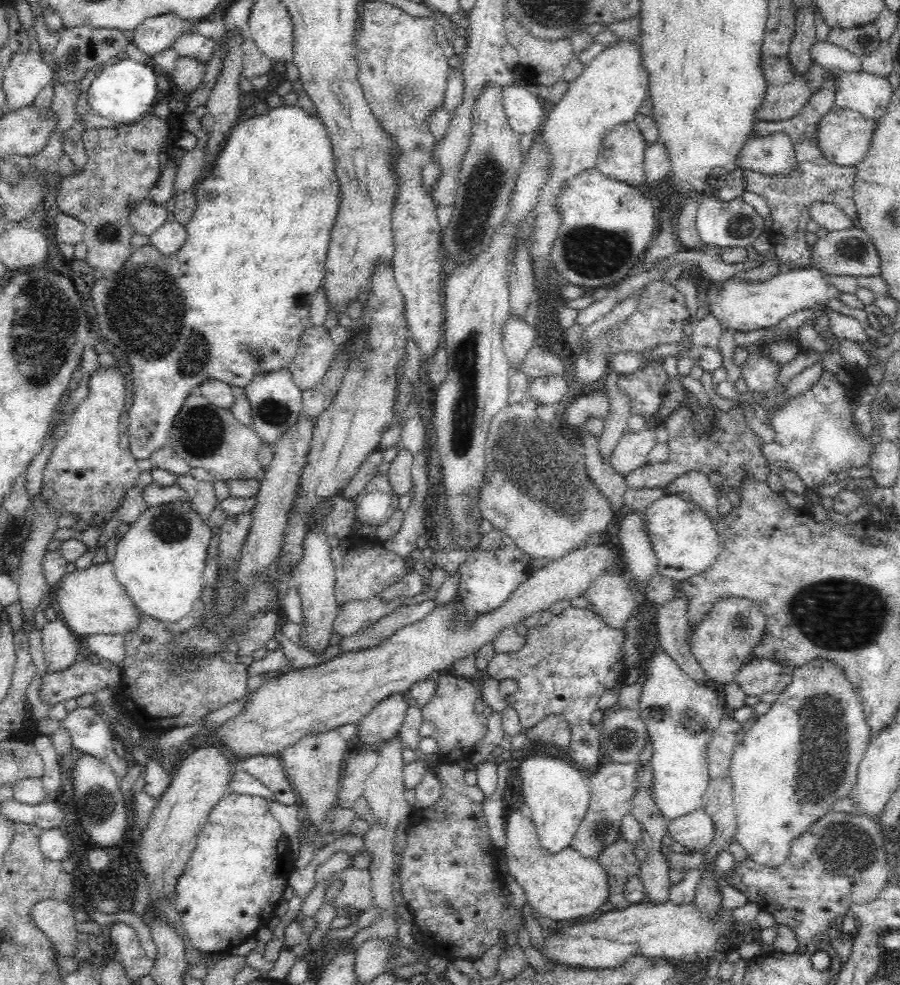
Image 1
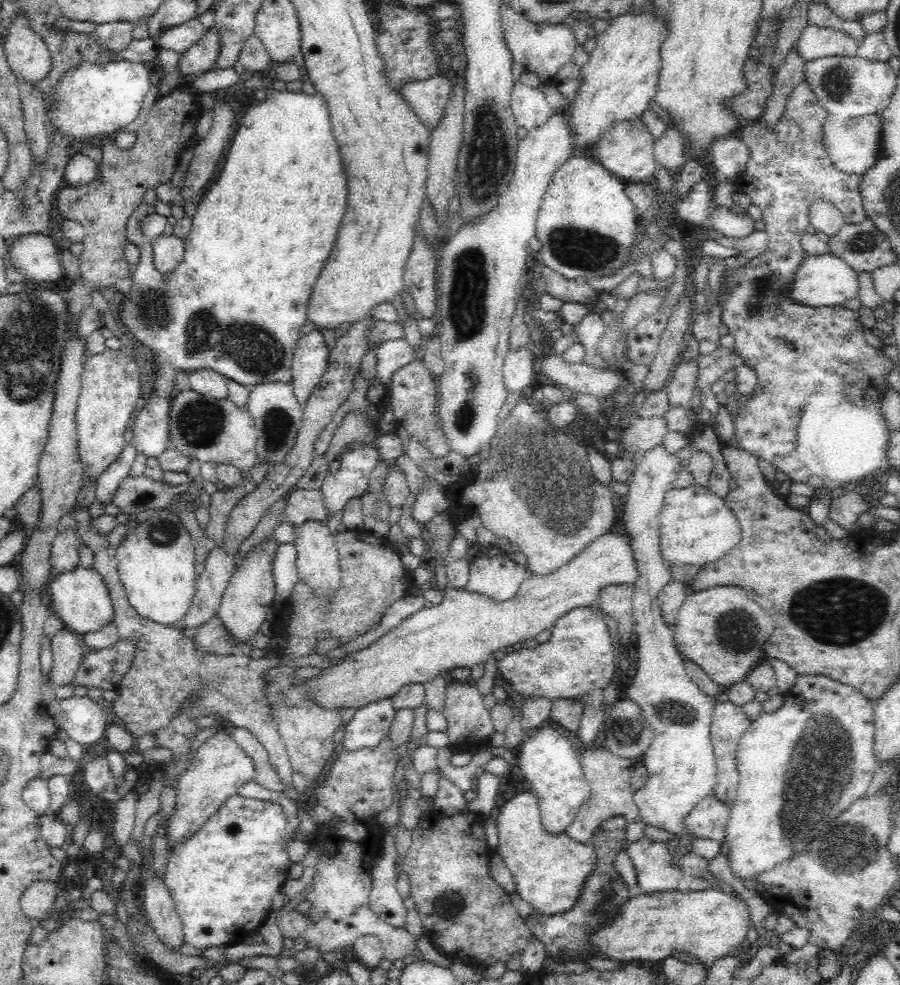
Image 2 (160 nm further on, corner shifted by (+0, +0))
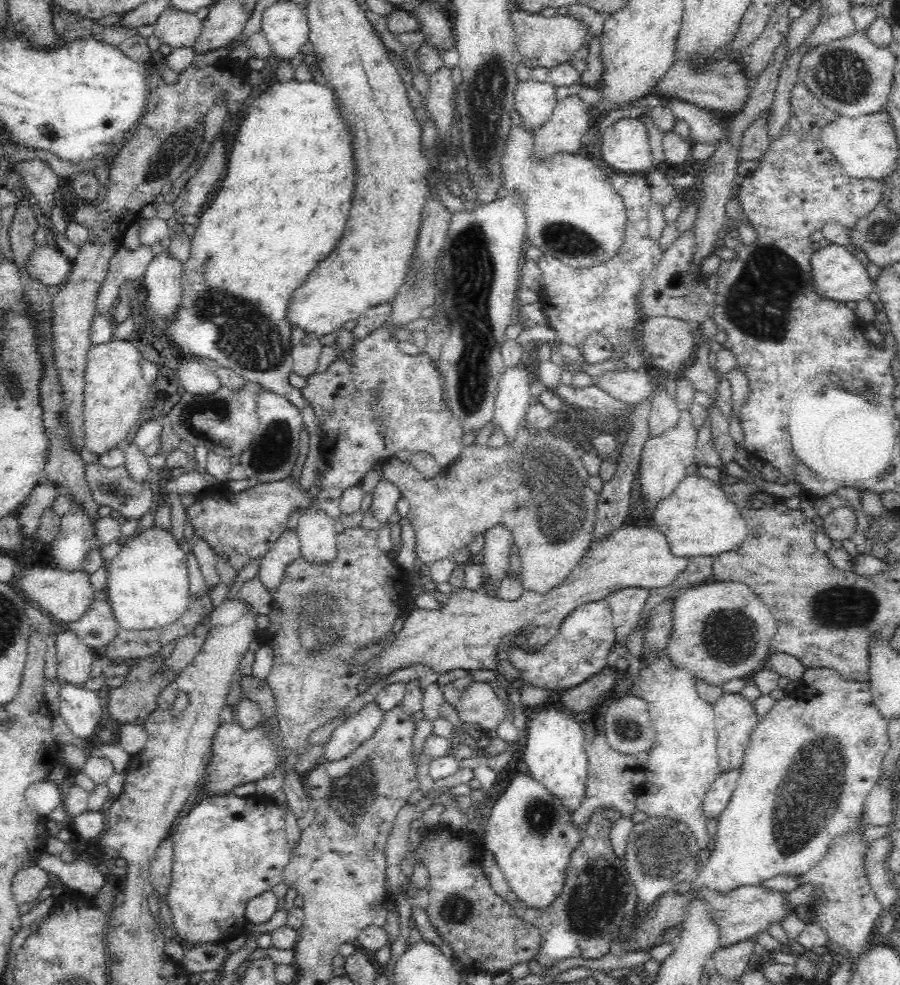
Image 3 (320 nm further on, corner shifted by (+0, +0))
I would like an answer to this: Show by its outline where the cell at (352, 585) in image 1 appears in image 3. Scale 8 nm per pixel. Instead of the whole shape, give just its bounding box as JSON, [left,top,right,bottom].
[263,524,412,754]

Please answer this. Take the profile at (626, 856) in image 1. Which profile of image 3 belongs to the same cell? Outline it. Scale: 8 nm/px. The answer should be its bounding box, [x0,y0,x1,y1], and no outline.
[510,808,637,967]

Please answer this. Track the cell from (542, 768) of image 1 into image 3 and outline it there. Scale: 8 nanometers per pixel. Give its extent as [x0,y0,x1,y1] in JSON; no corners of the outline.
[523,701,588,813]

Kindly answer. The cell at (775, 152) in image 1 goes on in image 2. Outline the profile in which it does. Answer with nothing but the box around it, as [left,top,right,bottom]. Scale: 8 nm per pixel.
[710,134,751,180]

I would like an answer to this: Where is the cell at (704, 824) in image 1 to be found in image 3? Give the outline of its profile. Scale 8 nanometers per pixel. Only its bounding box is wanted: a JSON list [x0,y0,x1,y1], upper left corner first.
[701,764,741,818]

